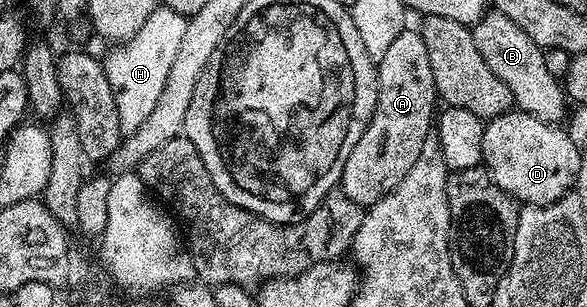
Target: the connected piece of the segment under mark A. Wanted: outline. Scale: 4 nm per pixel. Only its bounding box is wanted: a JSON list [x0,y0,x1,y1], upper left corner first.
[338,28,438,207]

